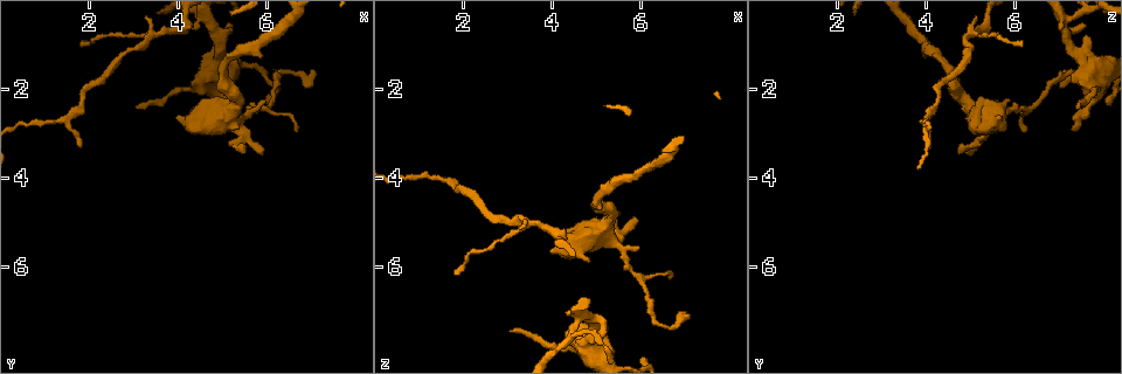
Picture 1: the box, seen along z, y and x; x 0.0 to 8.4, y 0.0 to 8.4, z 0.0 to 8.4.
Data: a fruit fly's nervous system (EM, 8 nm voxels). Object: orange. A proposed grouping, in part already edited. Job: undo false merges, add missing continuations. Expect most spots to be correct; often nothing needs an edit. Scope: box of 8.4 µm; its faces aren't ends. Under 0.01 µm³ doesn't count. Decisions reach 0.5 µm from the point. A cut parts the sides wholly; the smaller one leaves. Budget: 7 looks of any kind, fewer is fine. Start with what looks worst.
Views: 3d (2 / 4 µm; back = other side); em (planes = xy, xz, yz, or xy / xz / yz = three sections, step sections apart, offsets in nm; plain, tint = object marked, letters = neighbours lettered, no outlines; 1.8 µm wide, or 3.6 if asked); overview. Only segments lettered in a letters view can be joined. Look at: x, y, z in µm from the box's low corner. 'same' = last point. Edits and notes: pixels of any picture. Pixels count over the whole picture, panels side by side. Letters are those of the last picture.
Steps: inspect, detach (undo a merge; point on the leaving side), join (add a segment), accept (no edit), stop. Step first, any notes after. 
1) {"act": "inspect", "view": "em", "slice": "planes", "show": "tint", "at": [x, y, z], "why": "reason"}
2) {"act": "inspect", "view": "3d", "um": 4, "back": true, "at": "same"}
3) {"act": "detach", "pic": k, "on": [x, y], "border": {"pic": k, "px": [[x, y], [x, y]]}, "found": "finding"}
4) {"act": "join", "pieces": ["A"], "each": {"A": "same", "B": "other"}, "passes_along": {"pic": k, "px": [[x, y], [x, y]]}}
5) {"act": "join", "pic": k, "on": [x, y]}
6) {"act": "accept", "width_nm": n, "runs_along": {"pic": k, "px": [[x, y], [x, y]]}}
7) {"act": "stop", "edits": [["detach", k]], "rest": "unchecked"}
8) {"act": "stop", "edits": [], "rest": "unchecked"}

{"act": "inspect", "view": "3d", "um": 2, "at": [5.25, 2.95, 7.30], "why": "free end"}

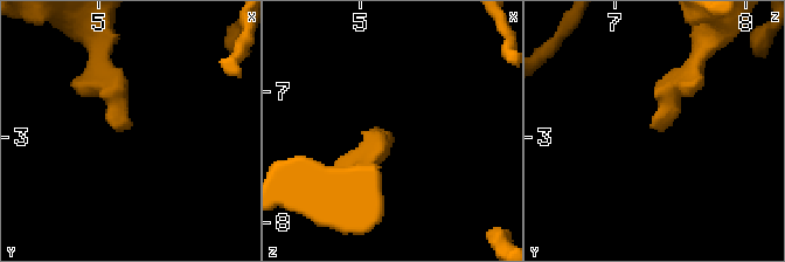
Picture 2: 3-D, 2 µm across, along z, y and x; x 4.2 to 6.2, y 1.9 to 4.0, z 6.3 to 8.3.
{"act": "inspect", "view": "em", "slice": "planes", "show": "letters", "at": [5.28, 2.90, 7.38], "why": "now the EM"}

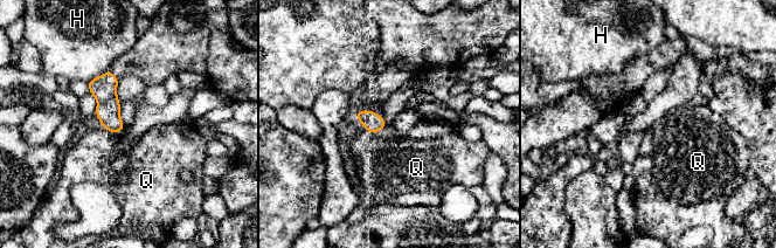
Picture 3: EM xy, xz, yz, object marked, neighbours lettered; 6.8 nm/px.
{"act": "accept", "width_nm": 140, "each": {"H": "other", "Q": "other"}, "border": {"pic": 3, "px": [[101, 124], [115, 132], [124, 128]]}, "found": "no lettered segment goes on from it"}

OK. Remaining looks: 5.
{"act": "inspect", "view": "3d", "um": 2, "at": [5.45, 3.45, 4.70], "why": "tapers out"}

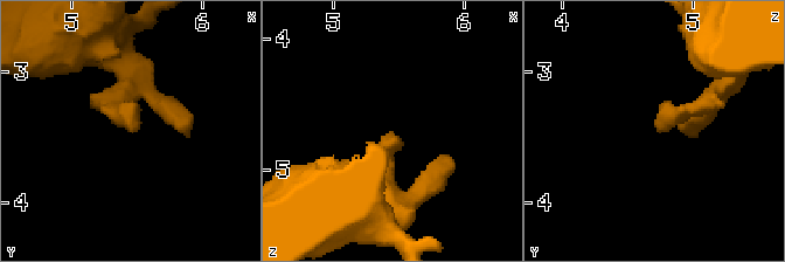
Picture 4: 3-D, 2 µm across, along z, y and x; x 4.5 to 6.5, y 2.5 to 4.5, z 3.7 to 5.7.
{"act": "inspect", "view": "em", "slice": "planes", "show": "letters", "at": [5.44, 3.44, 4.74]}

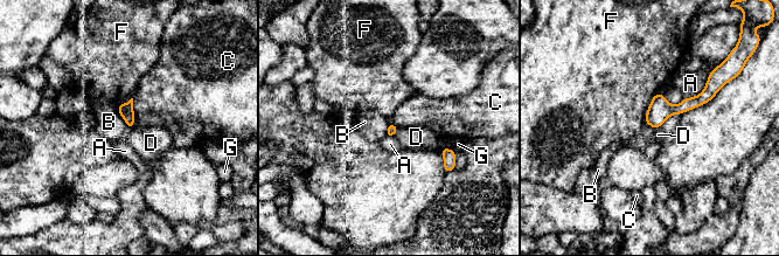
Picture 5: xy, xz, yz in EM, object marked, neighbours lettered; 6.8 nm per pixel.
{"act": "accept", "each": {"A": "other", "B": "other", "C": "other", "D": "other", "F": "other", "G": "other"}, "runs_along": {"pic": 5, "px": [[710, 89], [698, 101], [647, 119]]}, "found": "no lettered segment goes on from it"}

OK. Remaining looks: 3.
{"act": "inspect", "view": "em", "um": 3.6, "slice": "planes", "show": "plain", "at": [4.90, 2.25, 5.85], "why": "branch stops here"}

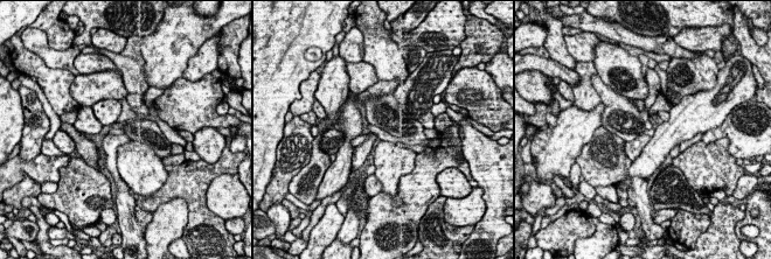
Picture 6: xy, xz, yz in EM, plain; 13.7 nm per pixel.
{"act": "inspect", "view": "em", "um": 3.6, "slice": "planes", "show": "tint", "at": "same", "why": "where the object lies"}

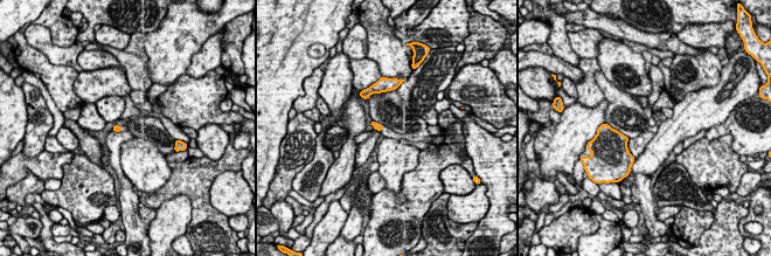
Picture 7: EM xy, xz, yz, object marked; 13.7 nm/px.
{"act": "inspect", "view": "em", "um": 3.6, "slice": "planes", "show": "letters", "at": "same"}

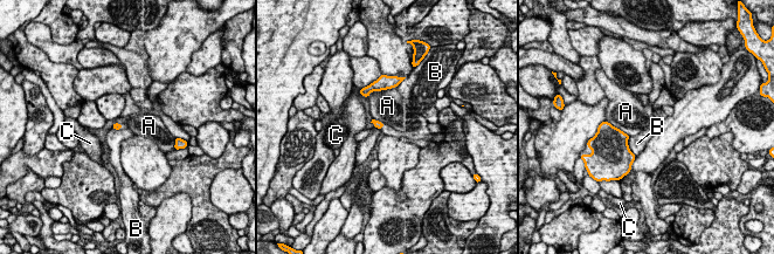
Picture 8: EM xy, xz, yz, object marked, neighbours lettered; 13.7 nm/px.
{"act": "accept", "each": {"A": "other", "B": "other", "C": "other"}, "found": "none of them fits"}

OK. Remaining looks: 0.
{"act": "stop", "edits": [], "rest": "unchecked"}

